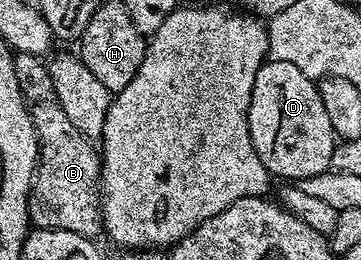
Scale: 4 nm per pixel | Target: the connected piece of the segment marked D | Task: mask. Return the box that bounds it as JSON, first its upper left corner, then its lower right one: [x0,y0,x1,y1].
[247,60,337,180]

